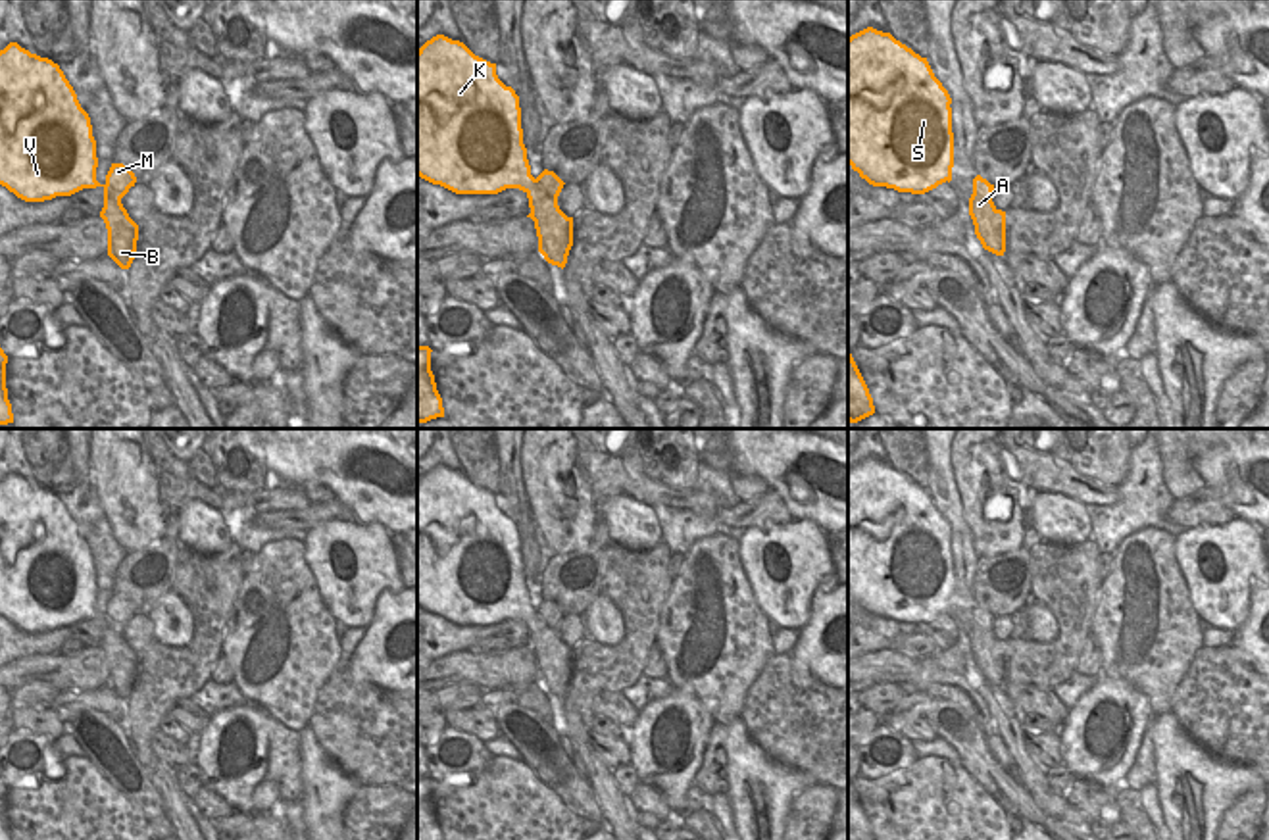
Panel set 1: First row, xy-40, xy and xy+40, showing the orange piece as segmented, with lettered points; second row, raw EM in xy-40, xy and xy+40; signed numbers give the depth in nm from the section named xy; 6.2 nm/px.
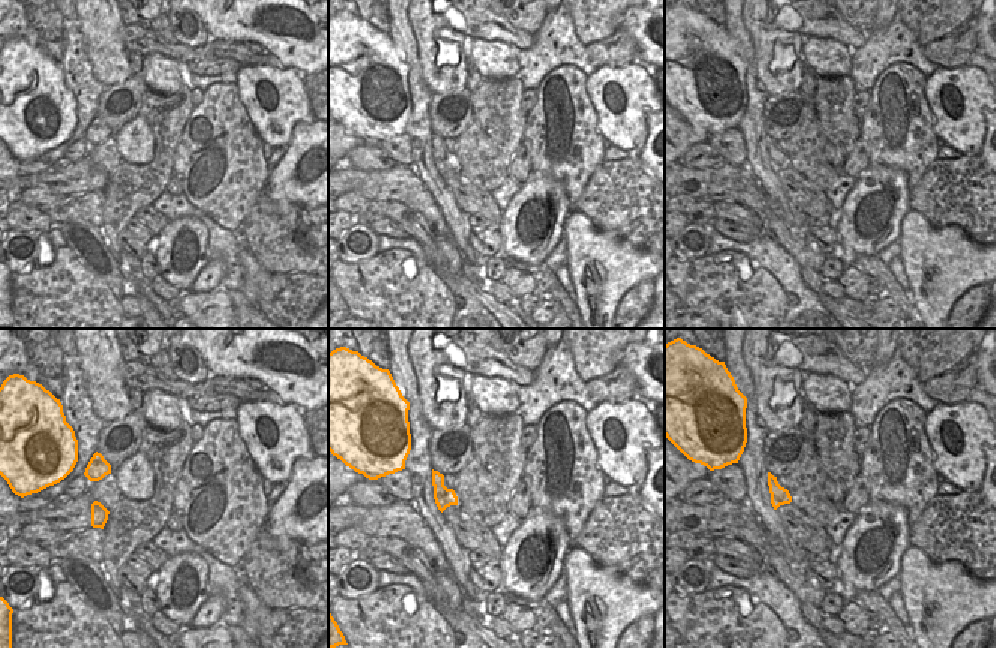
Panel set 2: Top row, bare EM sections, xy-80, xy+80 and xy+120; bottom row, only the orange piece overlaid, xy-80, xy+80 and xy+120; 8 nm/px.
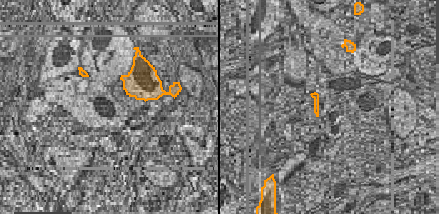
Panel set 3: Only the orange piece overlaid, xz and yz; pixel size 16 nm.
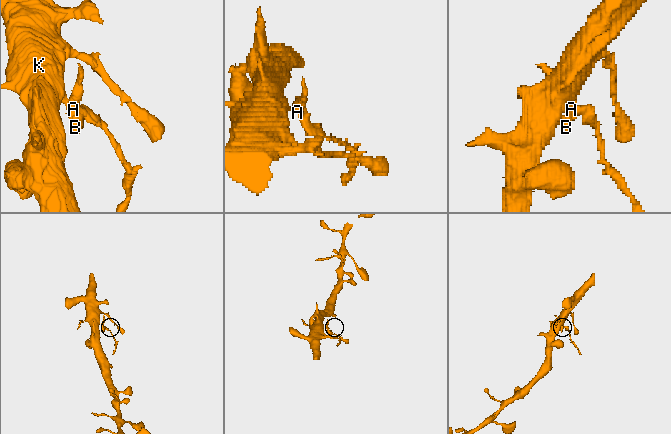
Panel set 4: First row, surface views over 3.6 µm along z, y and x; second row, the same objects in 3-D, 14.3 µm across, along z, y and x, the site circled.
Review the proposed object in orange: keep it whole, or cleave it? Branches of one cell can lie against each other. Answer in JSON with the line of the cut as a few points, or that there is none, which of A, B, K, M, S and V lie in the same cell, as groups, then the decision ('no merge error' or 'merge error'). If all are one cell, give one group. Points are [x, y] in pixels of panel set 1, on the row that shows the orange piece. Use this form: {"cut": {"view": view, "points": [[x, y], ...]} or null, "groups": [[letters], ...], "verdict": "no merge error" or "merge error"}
{"cut": {"view": "xy", "points": [[537, 177], [537, 183], [527, 193]]}, "groups": [["A", "B", "M"], ["K", "S", "V"]], "verdict": "merge error"}

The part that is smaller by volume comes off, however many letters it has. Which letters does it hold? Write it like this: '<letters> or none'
A, B, M.

